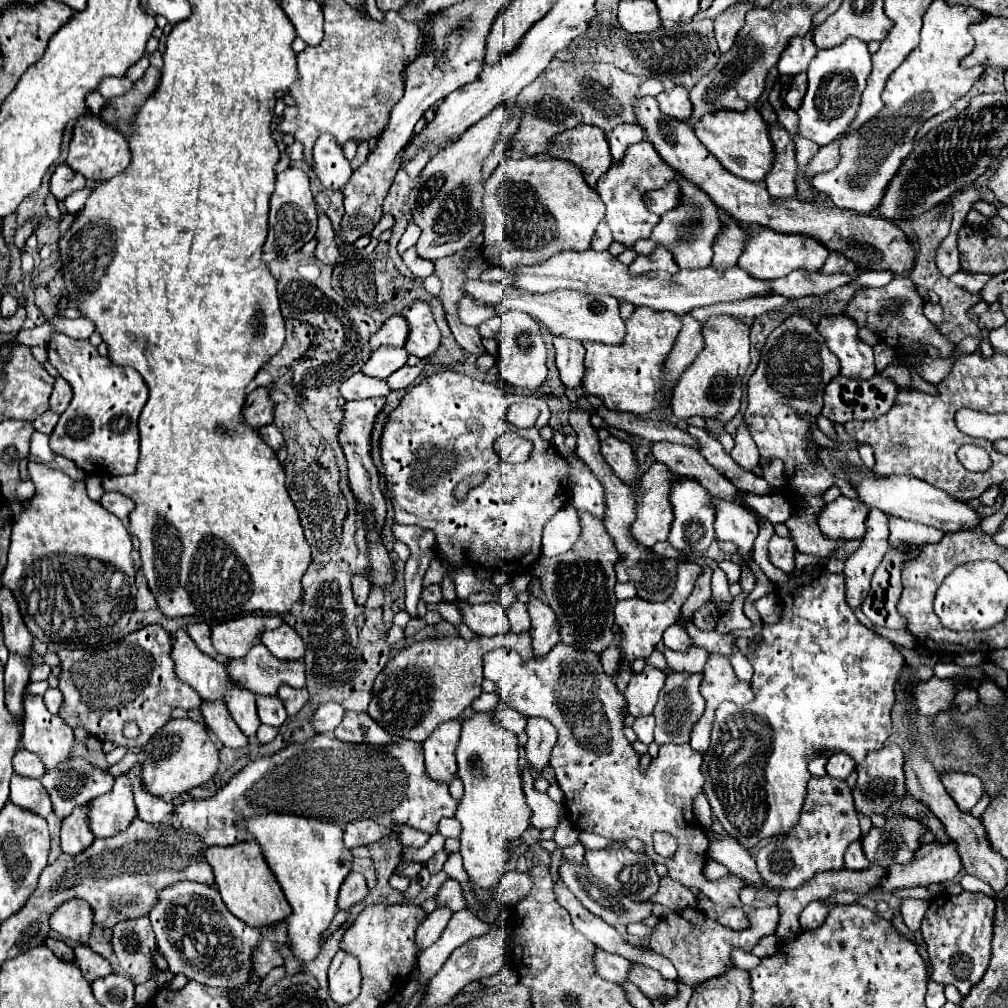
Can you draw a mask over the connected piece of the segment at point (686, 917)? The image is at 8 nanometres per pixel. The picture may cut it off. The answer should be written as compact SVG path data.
M779 906L751 908L747 918L749 918L749 928L745 928L741 932L739 930L733 932L731 928L725 928L723 924L717 924L713 918L705 916L699 908L683 908L683 910L667 912L665 916L661 916L657 926L653 928L653 936L631 938L627 934L625 940L629 940L629 944L633 944L635 948L649 950L653 954L669 958L673 962L673 966L677 968L679 980L683 984L697 986L697 984L701 984L713 976L721 976L727 968L733 968L731 952L735 948L751 952L763 936L775 934L777 926L779 926L781 910L779 910Z

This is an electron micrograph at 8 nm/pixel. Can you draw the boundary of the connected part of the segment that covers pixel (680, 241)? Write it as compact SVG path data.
M679 180L679 184L683 190L681 204L675 210L661 216L661 222L653 228L651 236L647 240L639 240L635 244L635 252L651 252L657 244L661 244L675 254L679 268L689 268L689 270L691 268L707 268L711 264L711 258L713 258L711 244L721 230L719 208L711 202L711 198L703 190L693 186L691 182Z

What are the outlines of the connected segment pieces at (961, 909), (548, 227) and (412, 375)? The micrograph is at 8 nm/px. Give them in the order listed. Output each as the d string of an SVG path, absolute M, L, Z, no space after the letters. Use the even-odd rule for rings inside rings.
M961 892L959 896L939 894L931 902L933 904L929 904L921 924L923 940L933 964L931 980L939 984L953 984L961 996L967 996L973 984L981 982L989 964L995 902L985 894L973 892Z
M509 158L485 182L481 218L485 262L511 272L521 264L545 262L563 250L587 250L597 224L605 218L605 204L585 184L581 170L567 160Z
M421 360L417 366L403 366L403 368L399 368L397 372L393 372L389 378L385 378L385 382L389 384L391 390L407 388L407 386L411 386L411 384L419 378L419 374L423 372L423 366L425 366L425 364L427 364L427 362Z

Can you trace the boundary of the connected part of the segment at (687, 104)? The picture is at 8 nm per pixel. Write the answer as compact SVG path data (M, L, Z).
M675 86L673 90L663 90L661 94L657 94L657 102L663 114L679 120L687 120L693 110L693 104L689 100L689 90L683 86Z

